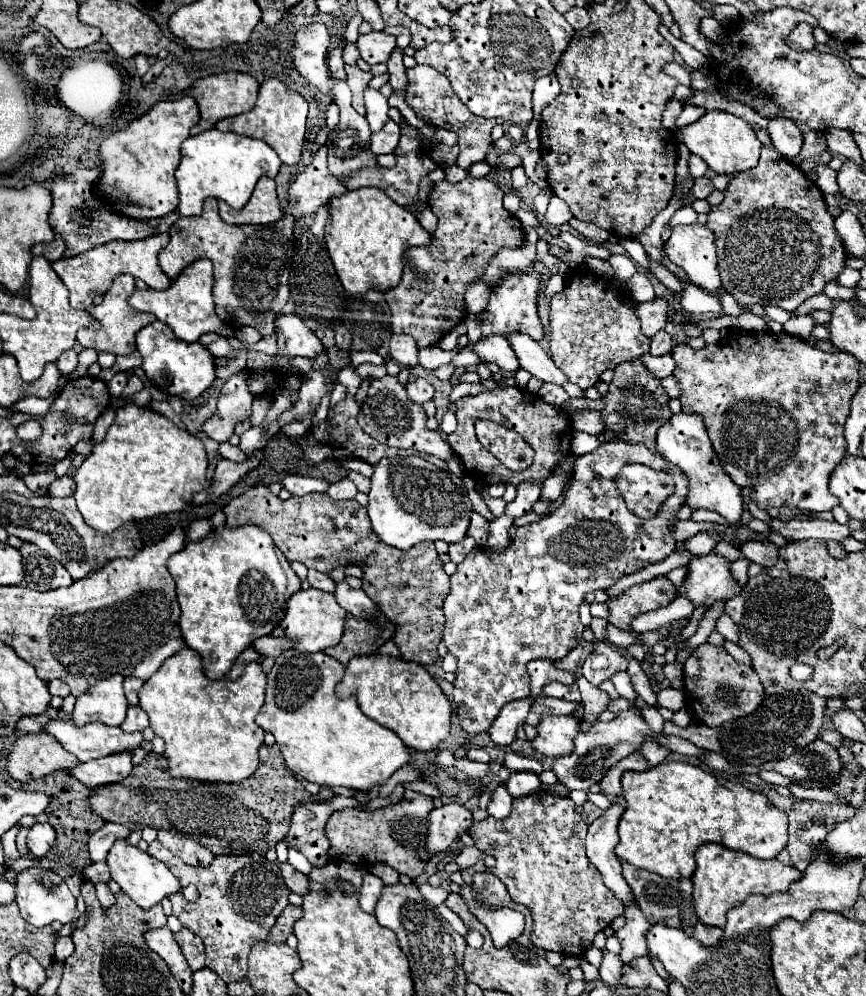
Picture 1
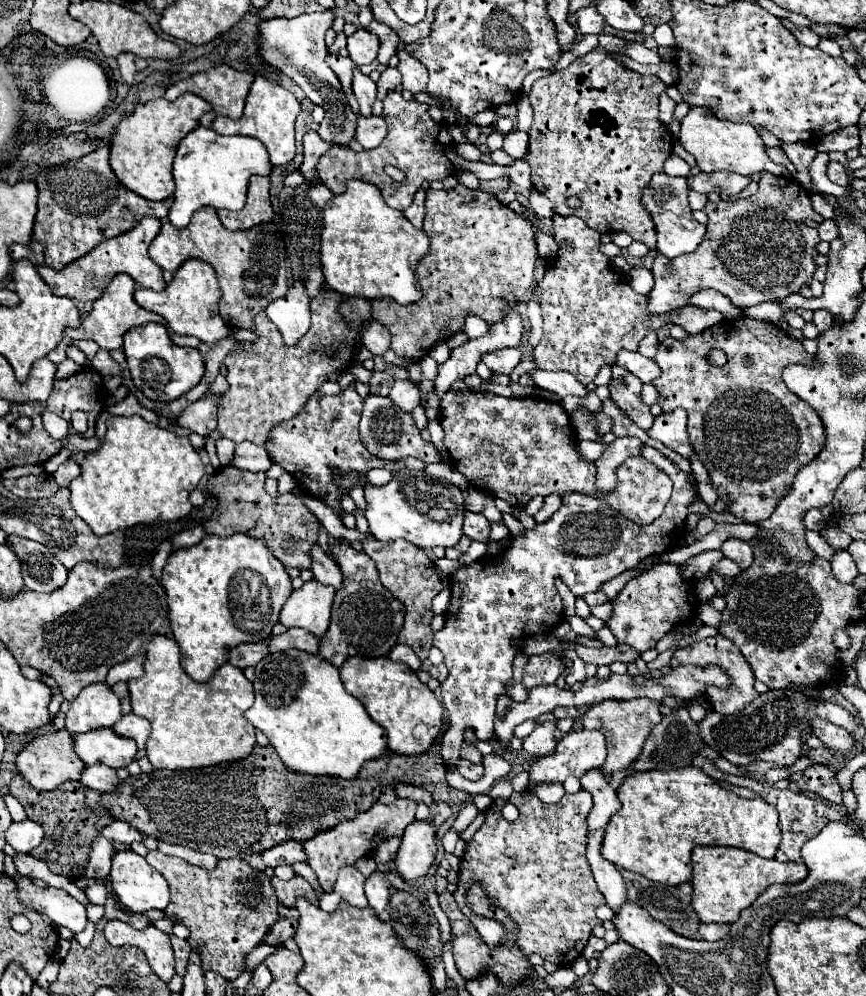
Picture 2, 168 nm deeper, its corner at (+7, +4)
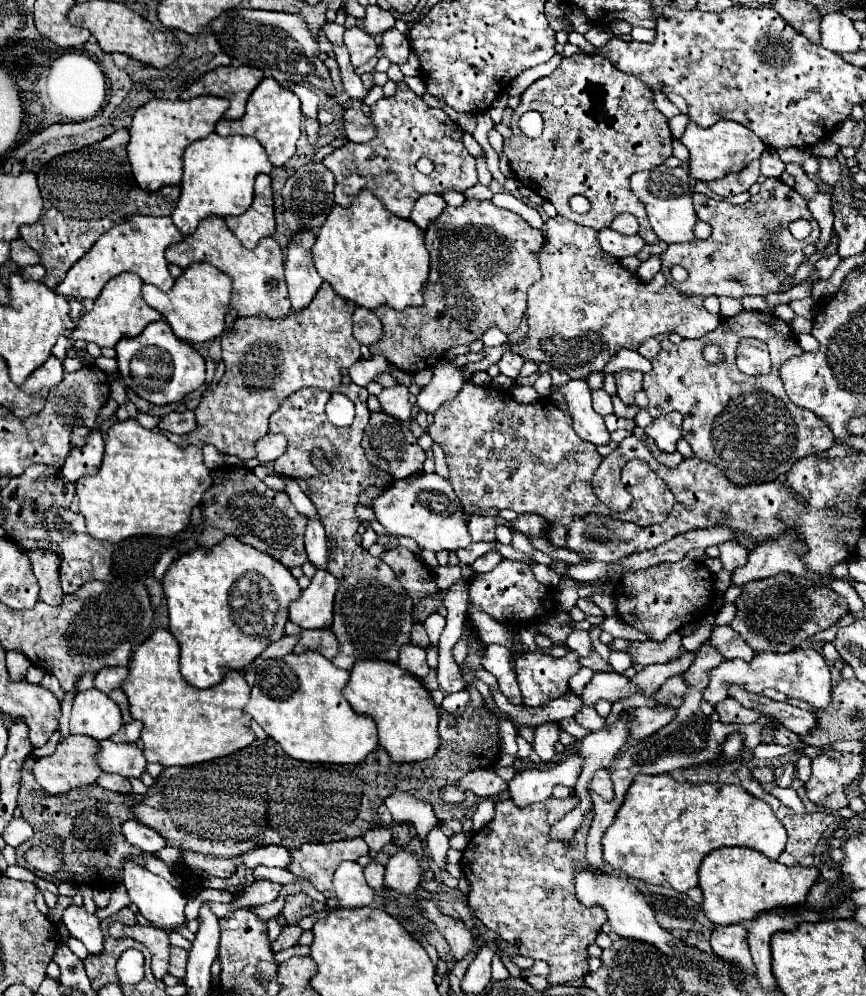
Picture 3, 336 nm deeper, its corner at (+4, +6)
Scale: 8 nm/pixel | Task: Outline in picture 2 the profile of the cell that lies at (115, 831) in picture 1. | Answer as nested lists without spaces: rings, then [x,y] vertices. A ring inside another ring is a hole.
[[[113,821],[111,825],[103,827],[101,835],[111,839],[111,841],[119,841],[119,843],[127,843],[127,845],[133,843],[133,841],[143,839],[143,835],[137,829],[133,829],[129,823],[125,823],[125,821]]]

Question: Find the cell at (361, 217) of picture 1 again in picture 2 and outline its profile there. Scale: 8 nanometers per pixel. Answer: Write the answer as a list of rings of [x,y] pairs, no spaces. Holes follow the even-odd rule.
[[[349,181],[347,191],[329,199],[323,209],[321,265],[327,285],[343,295],[367,299],[391,297],[397,303],[421,299],[415,267],[429,249],[429,239],[401,211],[391,209],[381,191],[365,181]]]

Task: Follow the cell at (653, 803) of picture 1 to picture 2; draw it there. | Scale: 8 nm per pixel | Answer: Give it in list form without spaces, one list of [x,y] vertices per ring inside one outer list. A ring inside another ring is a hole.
[[[699,767],[671,771],[635,771],[617,789],[621,809],[611,817],[603,857],[613,865],[641,873],[665,885],[691,879],[691,851],[697,845],[739,847],[771,859],[781,843],[777,809],[751,789],[715,781]]]

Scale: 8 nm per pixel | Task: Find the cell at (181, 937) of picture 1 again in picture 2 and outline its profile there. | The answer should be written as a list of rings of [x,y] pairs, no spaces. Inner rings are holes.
[[[171,935],[171,945],[173,945],[173,951],[175,951],[175,971],[177,975],[185,975],[187,971],[187,963],[189,963],[189,957],[191,957],[191,947],[185,939],[179,939],[175,935]]]

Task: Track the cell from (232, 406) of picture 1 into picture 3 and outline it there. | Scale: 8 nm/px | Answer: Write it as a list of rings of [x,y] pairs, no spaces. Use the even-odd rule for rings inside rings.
[[[184,411],[184,413],[166,413],[160,423],[158,423],[158,429],[166,429],[170,433],[176,433],[176,435],[186,435],[190,433],[192,429],[196,427],[196,417],[192,411]]]

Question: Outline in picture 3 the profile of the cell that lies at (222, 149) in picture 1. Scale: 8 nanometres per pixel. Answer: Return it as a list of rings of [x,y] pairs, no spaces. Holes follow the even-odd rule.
[[[212,133],[208,139],[190,143],[184,151],[182,195],[172,211],[174,225],[180,229],[180,233],[190,235],[206,217],[214,215],[226,219],[244,213],[254,199],[254,177],[270,171],[272,163],[268,161],[264,147],[252,137],[220,137],[218,133]]]

